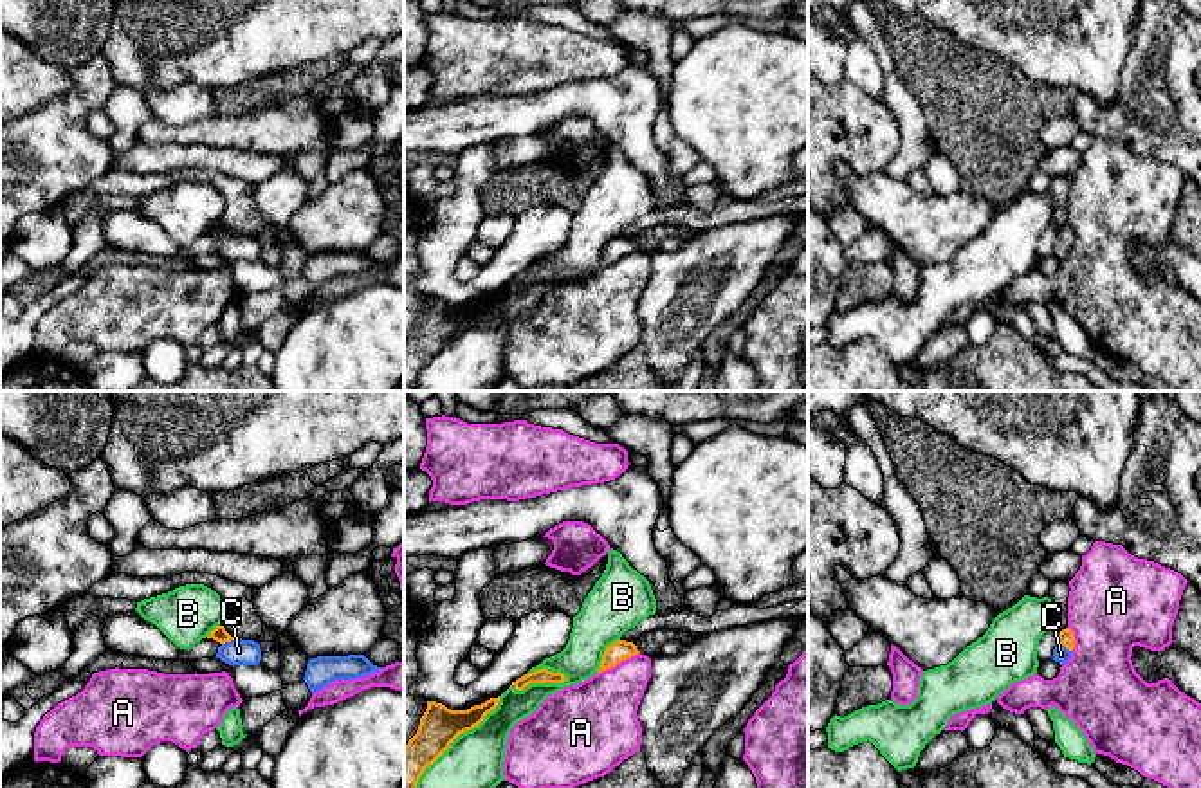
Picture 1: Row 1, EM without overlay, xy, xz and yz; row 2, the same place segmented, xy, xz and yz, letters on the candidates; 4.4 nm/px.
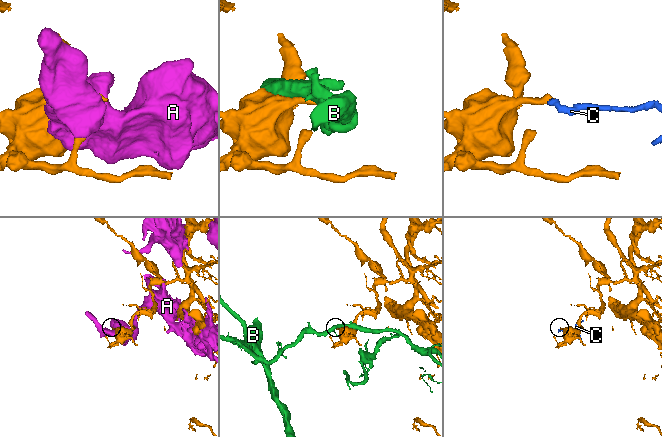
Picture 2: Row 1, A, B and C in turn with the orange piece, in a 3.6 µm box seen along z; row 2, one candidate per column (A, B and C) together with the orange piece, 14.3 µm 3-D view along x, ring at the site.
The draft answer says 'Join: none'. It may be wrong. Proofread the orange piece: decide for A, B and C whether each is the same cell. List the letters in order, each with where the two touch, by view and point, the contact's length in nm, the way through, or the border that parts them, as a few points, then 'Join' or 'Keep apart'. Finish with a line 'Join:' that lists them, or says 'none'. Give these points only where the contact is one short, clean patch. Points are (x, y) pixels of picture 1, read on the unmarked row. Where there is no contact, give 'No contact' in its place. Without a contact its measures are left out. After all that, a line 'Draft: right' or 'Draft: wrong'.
A: Touches orange at xz (617, 258). Shared border 220 nm. Keep apart
B: Touches orange at xz (453, 336). Shared border 600 nm. Keep apart
C: Touches orange at xy (228, 237). Shared border 70 nm. Path across: xy (219, 229), (228, 237), (238, 247). Join
Join: C
Draft: wrong

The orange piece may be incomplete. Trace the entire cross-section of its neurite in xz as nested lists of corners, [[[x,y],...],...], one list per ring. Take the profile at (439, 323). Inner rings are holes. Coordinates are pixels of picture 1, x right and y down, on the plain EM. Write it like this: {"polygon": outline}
{"polygon": [[[490,294],[467,307],[451,307],[442,299],[427,298],[417,330],[404,343],[404,391],[415,391],[424,366],[433,361],[463,328],[478,323],[500,299]]]}

